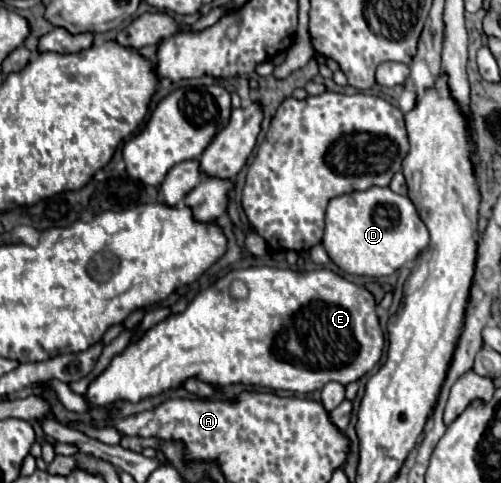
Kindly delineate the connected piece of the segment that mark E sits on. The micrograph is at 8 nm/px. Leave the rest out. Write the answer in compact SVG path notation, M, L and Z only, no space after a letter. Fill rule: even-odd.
M254 266L228 272L208 290L202 290L182 314L168 316L148 330L140 342L114 356L110 368L88 386L86 398L94 406L112 404L116 400L138 402L146 396L166 392L168 388L178 388L190 376L210 384L252 384L294 394L310 394L332 380L340 384L356 382L380 362L382 348L384 334L376 314L376 300L364 286L356 286L326 268L300 272ZM232 282L244 285L246 297L236 299L232 296Z

